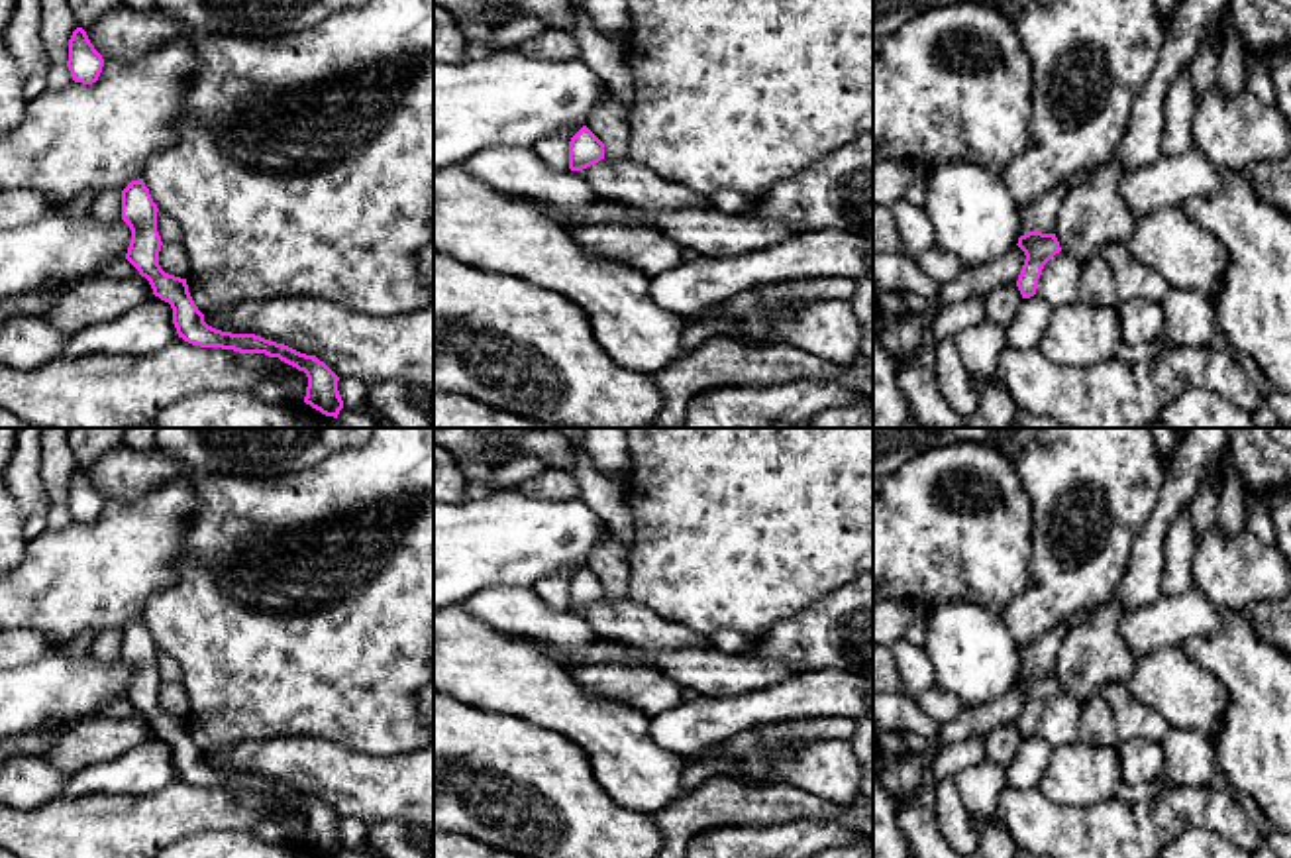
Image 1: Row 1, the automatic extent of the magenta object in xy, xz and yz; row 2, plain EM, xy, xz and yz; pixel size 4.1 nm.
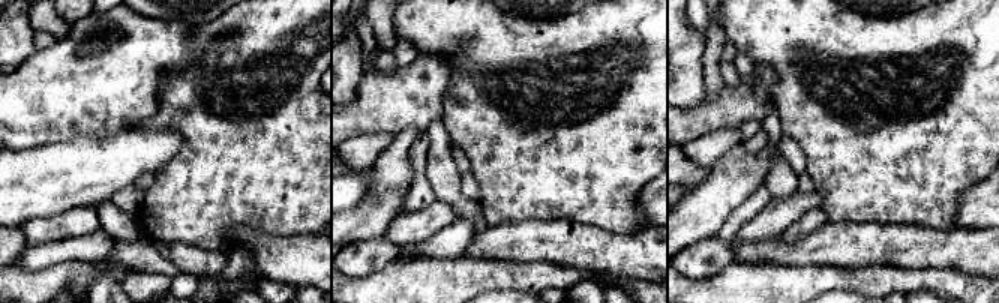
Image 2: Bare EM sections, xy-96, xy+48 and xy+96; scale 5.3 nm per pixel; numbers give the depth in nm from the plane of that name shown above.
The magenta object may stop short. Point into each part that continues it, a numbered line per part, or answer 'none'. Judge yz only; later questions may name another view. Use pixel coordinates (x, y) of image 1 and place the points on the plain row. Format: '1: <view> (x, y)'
none

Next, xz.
none

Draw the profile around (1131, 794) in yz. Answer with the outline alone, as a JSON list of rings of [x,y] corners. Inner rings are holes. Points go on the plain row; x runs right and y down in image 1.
[[[1122,783],[1116,797],[1128,805],[1146,803],[1158,793],[1154,783]]]

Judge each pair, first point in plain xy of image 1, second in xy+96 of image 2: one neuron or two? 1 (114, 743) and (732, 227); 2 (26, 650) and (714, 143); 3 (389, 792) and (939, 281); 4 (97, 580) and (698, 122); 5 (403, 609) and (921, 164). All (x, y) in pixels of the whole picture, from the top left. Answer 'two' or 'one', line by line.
1: two
2: one
3: two
4: one
5: one

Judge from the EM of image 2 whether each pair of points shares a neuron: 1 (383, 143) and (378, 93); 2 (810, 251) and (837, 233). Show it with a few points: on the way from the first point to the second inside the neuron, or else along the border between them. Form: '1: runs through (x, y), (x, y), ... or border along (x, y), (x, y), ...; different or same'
1: border along (393, 135), (360, 134), (347, 140); different
2: runs through (816, 248), (824, 246), (831, 239); same

